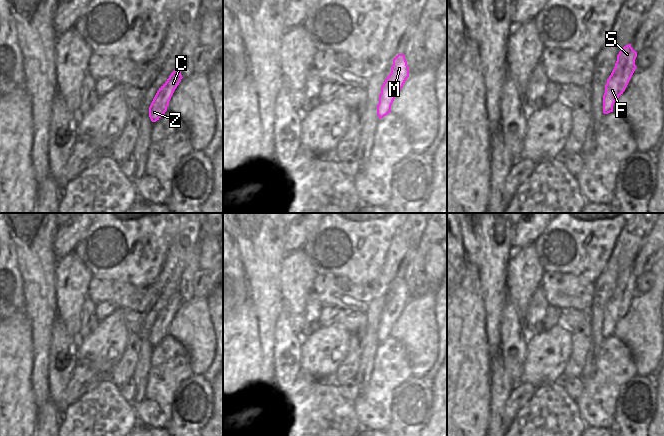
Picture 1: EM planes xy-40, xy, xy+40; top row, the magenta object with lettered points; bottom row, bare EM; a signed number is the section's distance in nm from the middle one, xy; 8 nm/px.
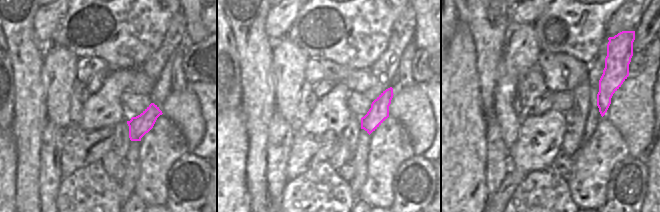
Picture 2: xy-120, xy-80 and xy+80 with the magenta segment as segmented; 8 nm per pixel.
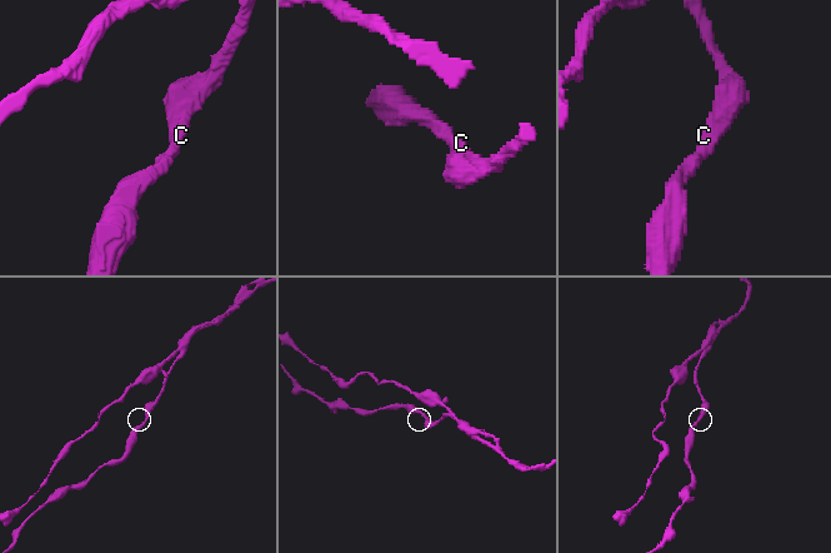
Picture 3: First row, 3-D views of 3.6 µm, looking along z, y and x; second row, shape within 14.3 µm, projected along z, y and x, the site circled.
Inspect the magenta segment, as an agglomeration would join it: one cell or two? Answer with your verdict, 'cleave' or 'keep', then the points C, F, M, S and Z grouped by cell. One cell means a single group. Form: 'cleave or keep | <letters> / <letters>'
keep | C F M S Z

